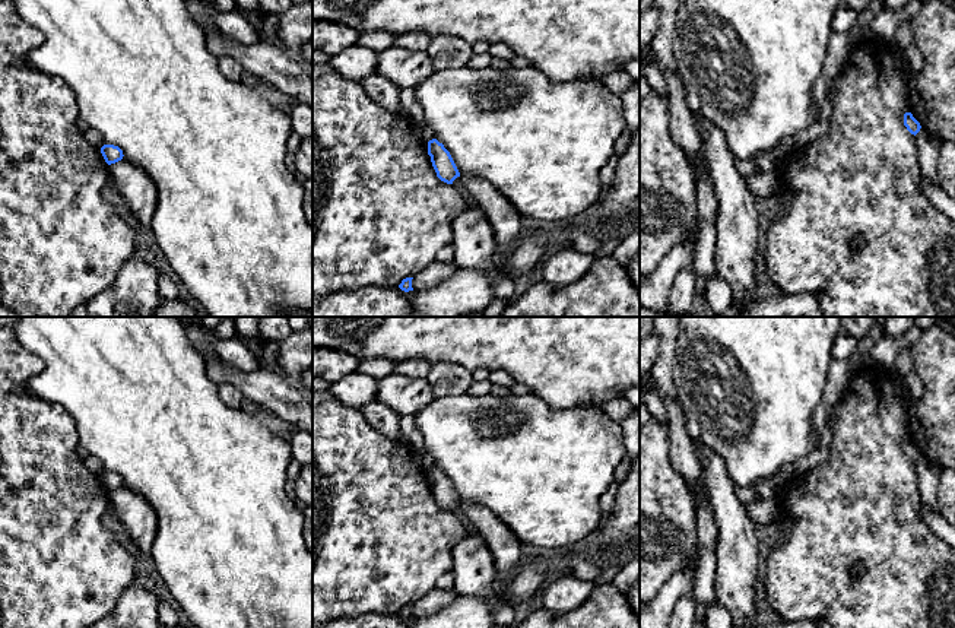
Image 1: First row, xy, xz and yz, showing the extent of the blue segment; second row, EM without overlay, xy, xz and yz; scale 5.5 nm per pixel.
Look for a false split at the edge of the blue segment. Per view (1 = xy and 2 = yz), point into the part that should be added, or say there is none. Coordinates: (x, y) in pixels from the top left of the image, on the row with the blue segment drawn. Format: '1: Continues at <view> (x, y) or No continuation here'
1: No continuation here
2: No continuation here

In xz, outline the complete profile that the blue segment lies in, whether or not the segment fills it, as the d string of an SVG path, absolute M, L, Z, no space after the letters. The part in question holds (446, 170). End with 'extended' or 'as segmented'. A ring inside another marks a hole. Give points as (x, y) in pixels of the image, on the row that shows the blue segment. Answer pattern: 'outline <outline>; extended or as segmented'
outline M437 139L428 142L428 155L431 156L432 166L441 181L453 184L453 181L460 177L450 152Z; as segmented

